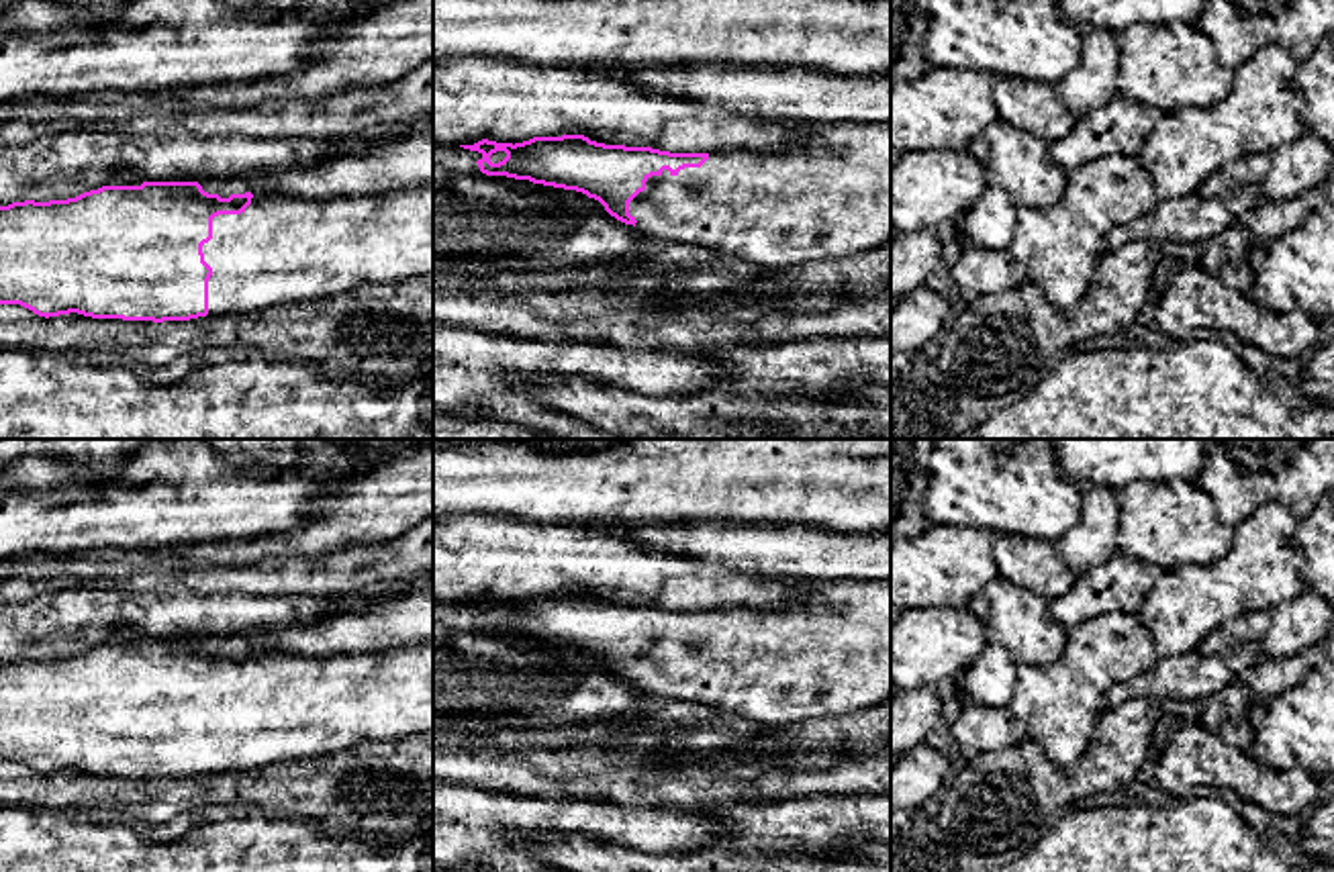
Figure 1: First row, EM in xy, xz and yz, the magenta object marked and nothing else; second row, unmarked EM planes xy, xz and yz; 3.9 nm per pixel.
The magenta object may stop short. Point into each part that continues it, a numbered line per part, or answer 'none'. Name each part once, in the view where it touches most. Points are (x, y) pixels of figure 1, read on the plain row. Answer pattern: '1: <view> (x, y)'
1: xy (280, 707)

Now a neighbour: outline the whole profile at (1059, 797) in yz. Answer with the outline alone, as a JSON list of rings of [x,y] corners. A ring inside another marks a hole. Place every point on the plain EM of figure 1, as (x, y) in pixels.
[[[1134,696],[1119,707],[1107,707],[1091,737],[1089,749],[1075,766],[1054,766],[1044,749],[1023,737],[999,752],[979,754],[950,776],[936,815],[938,825],[956,850],[976,854],[1028,852],[1044,833],[1046,823],[1064,815],[1093,794],[1130,788],[1148,760],[1150,741],[1160,719],[1160,707],[1146,696]]]

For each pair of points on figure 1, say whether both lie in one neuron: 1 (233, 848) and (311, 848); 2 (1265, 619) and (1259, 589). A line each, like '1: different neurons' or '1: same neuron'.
1: same neuron
2: different neurons

